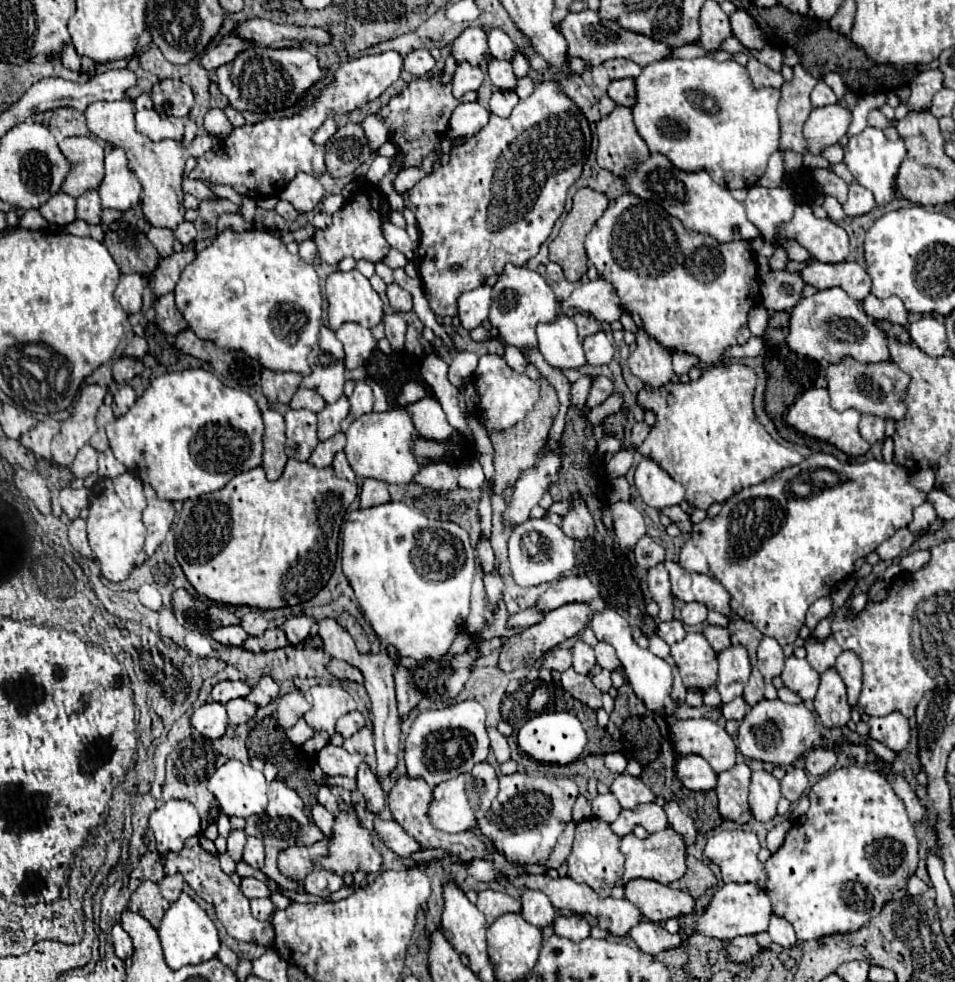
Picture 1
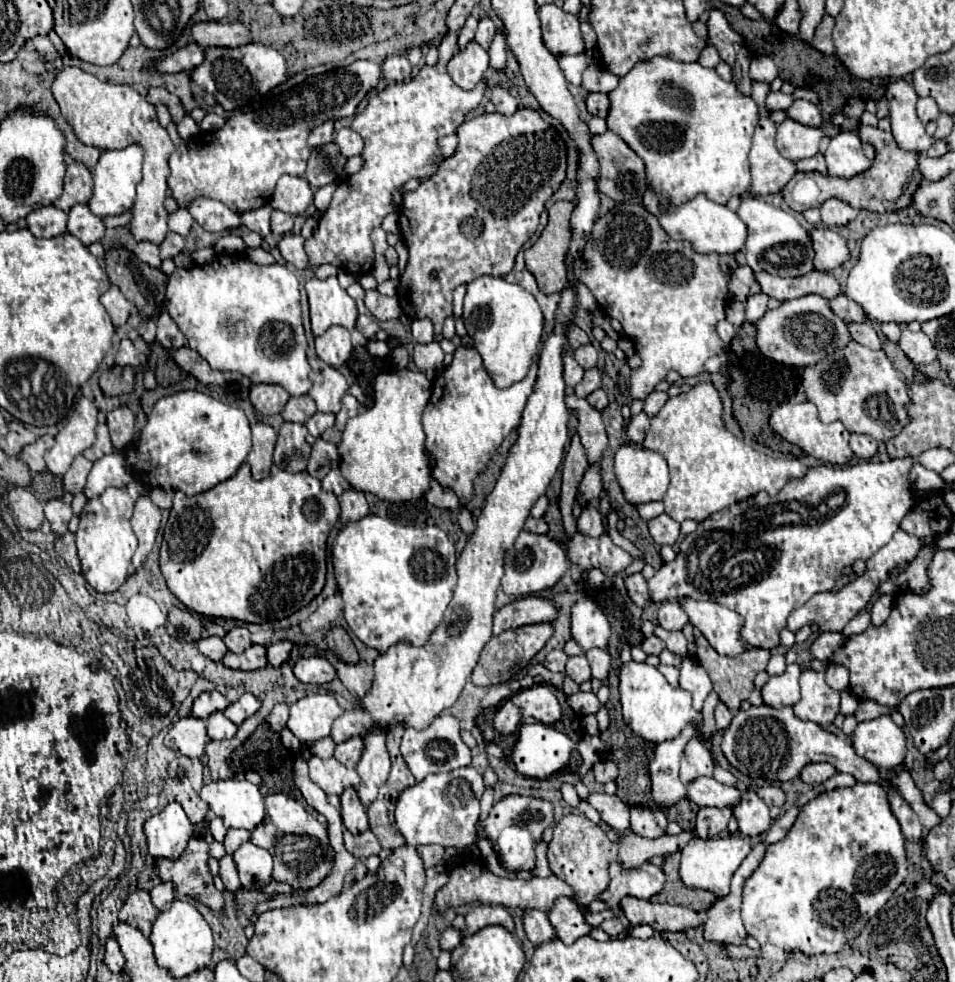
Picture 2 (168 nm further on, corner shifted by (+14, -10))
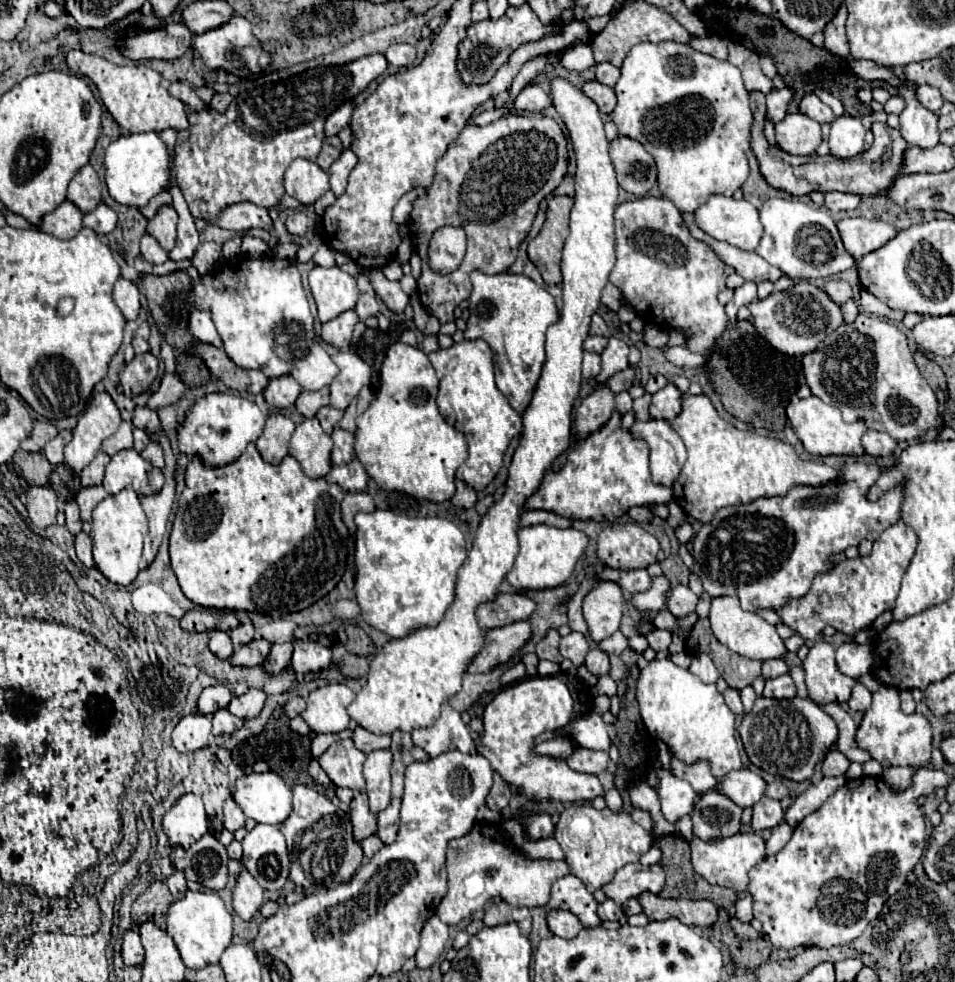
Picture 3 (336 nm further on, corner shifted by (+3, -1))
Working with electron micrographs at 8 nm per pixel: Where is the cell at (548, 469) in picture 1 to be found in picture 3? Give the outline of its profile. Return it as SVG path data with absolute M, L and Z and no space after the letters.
M560 76L550 80L550 90L552 104L568 128L578 160L570 236L566 238L562 252L564 308L560 312L560 320L550 326L546 334L546 362L532 402L524 412L522 440L508 468L504 496L488 508L478 526L472 550L458 570L452 606L446 610L436 628L416 628L404 638L384 644L384 648L370 662L366 686L348 706L348 716L356 720L358 726L374 734L392 734L394 730L412 732L414 728L432 726L432 722L440 716L440 706L460 692L462 678L472 664L472 658L476 658L484 646L486 630L478 624L476 606L496 598L502 580L514 566L516 554L520 552L518 530L526 500L540 488L554 460L566 452L572 442L572 408L582 382L582 344L588 338L590 318L600 306L600 292L606 286L616 260L612 214L618 202L618 182L608 156L608 140L604 136L604 124L596 102L592 102L570 80Z

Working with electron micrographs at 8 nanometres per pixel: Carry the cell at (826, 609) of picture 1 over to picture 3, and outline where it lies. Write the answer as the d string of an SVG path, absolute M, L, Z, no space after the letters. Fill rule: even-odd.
M900 520L898 524L882 532L882 536L874 542L874 548L868 556L844 560L836 564L832 570L818 574L806 596L790 600L784 608L778 610L780 620L788 628L796 630L802 638L812 640L820 636L826 626L834 626L838 632L848 636L868 628L882 612L892 610L900 592L902 574L906 572L916 552L916 546L918 546L916 532L906 522ZM822 596L828 596L826 604L822 602Z

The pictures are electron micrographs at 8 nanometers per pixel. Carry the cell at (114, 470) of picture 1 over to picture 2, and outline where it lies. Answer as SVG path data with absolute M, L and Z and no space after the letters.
M115 451L93 463L93 469L89 473L87 487L85 487L85 497L87 499L99 497L105 489L125 487L129 481L131 481L131 473L125 467L125 459Z

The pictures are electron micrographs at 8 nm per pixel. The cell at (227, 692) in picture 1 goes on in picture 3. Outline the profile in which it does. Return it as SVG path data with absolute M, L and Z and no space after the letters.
M218 684L218 686L204 688L200 694L200 700L198 700L198 712L200 714L214 714L216 710L226 708L230 700L232 700L232 692L228 686Z

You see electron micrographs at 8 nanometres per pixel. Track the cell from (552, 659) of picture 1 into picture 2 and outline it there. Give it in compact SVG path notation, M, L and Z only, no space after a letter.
M553 649L547 657L545 657L545 661L543 661L543 665L549 669L549 671L565 671L565 663L567 663L567 655L565 655L565 651L561 651L561 649Z

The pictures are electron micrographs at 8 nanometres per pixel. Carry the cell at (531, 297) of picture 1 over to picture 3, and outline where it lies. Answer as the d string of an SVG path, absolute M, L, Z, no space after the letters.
M472 272L472 296L470 296L470 318L464 330L466 340L484 340L494 352L496 386L504 392L512 406L522 414L532 400L532 392L540 378L544 364L544 342L546 328L558 320L554 298L532 282L524 274L484 274Z

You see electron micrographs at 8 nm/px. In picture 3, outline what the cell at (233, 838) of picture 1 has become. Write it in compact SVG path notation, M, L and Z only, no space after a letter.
M242 870L238 880L236 880L232 904L234 904L234 912L242 920L250 920L264 904L264 890L252 878L252 874L248 874L248 870Z

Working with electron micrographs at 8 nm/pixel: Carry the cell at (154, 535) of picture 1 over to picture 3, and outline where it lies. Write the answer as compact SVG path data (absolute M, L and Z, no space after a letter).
M159 432L150 435L152 441L159 442L164 450L165 475L164 488L160 490L160 494L150 494L148 498L142 498L142 508L150 520L150 532L144 540L144 560L150 564L156 558L158 546L162 542L162 536L166 532L166 524L168 524L168 516L172 510L172 504L175 499L175 465L176 457L172 451L170 440L165 432Z

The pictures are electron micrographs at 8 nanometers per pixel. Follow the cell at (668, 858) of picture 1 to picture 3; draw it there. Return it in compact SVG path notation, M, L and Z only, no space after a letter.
M636 862L620 868L614 880L606 884L602 890L616 904L622 904L628 898L638 898L646 890L652 894L658 894L664 886L664 880L666 880L666 874L660 864L642 866L640 862Z

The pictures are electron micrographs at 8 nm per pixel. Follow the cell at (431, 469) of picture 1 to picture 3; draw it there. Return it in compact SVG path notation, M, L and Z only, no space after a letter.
M456 480L456 492L450 498L450 502L454 506L462 506L462 508L472 508L476 504L476 490L468 484L464 484L462 480Z

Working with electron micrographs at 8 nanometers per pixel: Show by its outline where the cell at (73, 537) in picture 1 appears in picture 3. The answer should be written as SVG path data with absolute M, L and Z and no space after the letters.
M84 532L76 534L74 546L76 546L76 554L78 554L80 562L82 562L86 568L92 568L92 566L94 566L94 560L92 560L92 540L90 540L90 536L84 534Z

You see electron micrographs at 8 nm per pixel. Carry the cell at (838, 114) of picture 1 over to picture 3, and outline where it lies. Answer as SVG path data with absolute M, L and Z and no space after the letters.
M800 112L788 114L776 124L776 140L782 150L796 156L814 154L822 142L820 124Z

